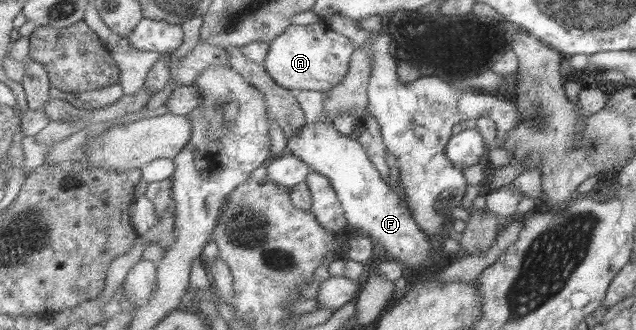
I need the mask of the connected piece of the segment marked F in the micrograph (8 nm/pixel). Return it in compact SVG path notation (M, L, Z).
M325 122L307 123L289 139L288 153L306 161L313 172L330 179L351 228L370 236L387 258L402 263L412 272L419 265L426 267L426 261L434 257L432 237L420 227L399 188L393 189L383 179L355 135L343 135Z

